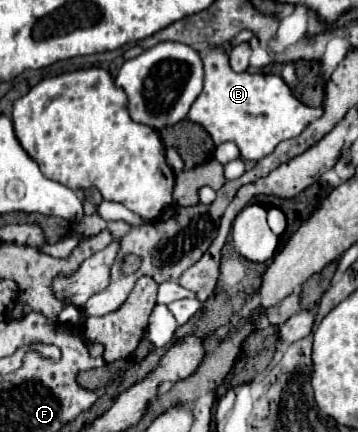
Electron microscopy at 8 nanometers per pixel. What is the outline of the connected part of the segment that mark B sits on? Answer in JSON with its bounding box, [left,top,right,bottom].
[188,47,322,159]

